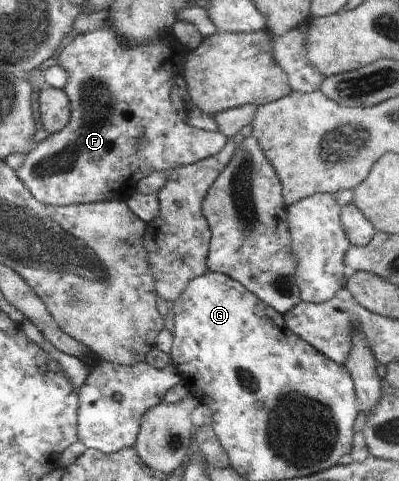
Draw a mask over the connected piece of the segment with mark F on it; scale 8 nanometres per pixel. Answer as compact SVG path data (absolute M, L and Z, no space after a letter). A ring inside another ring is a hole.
M105 19L104 28L93 32L82 32L73 34L67 43L60 49L61 53L58 58L58 63L70 75L63 91L67 94L71 104L71 117L69 123L60 131L54 134L49 134L46 139L37 144L32 151L25 157L23 164L16 170L17 177L21 183L31 192L37 201L44 204L54 206L66 206L73 204L90 204L95 202L112 202L119 200L126 201L130 195L135 192L135 186L140 179L147 177L152 171L167 170L170 171L174 167L189 165L195 163L204 157L209 157L218 154L226 144L228 137L225 137L220 131L212 132L210 130L202 130L194 126L188 125L182 121L181 117L176 113L172 106L170 96L171 88L175 87L175 78L182 73L182 63L186 58L189 50L186 50L171 33L164 32L160 35L160 39L152 44L140 44L137 48L130 46L126 47L124 42L121 42L116 37L116 32L112 30L112 24ZM137 137L143 137L147 143L143 145L135 145L134 141Z

